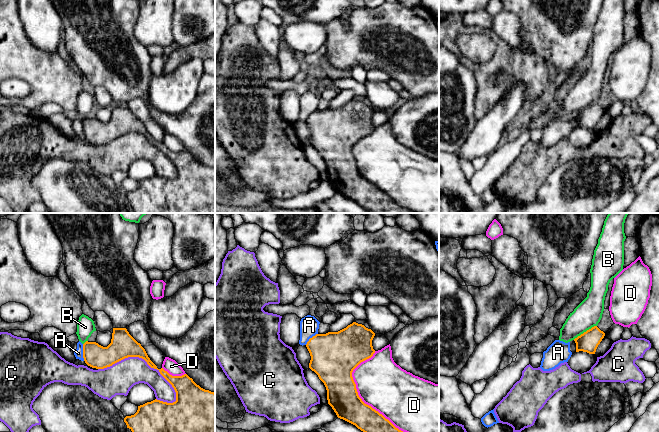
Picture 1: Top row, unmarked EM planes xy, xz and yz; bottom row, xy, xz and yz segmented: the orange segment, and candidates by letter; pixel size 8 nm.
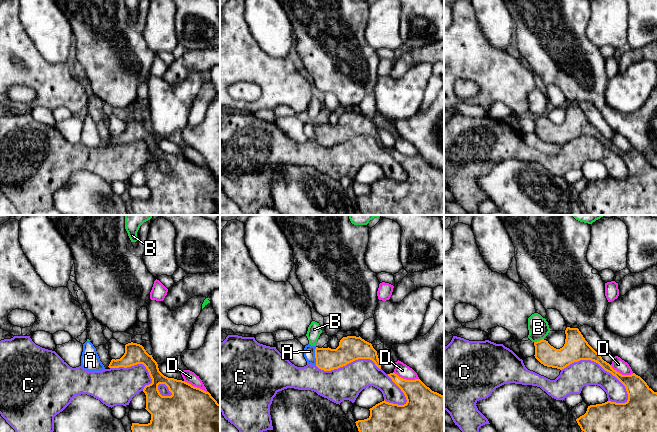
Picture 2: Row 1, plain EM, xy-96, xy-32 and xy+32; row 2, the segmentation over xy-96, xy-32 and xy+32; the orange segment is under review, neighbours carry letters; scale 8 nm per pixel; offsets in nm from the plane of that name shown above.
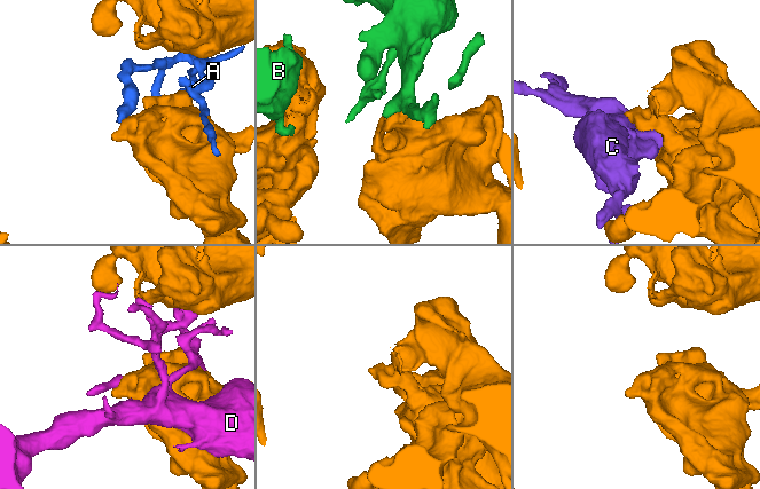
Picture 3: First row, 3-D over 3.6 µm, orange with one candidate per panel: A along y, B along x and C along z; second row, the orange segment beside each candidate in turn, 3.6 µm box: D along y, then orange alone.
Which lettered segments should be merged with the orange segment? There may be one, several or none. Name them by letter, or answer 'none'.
none

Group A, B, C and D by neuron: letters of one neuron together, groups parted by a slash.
A B / C / D

